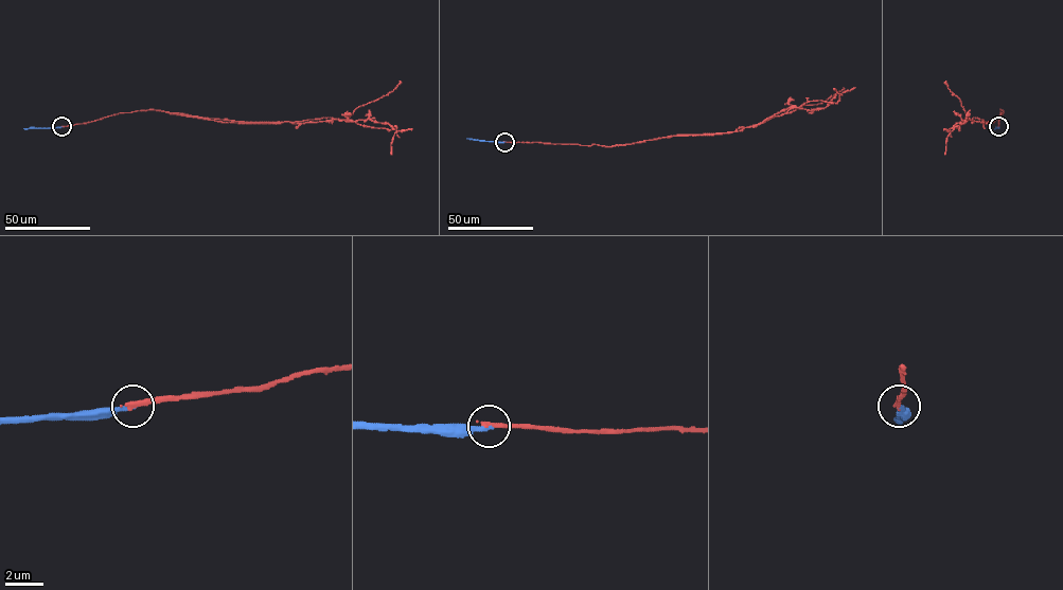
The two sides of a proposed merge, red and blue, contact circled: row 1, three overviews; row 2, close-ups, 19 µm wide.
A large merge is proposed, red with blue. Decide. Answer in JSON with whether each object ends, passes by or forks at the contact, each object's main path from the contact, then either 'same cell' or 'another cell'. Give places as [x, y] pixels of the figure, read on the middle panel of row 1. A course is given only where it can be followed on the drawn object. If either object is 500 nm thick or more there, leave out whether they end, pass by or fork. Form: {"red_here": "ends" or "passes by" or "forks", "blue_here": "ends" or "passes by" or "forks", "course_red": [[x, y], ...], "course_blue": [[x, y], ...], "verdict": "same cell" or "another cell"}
{"red_here": "ends", "blue_here": "ends", "course_red": [[505, 142], [609, 146], [677, 135], [728, 133], [764, 122], [811, 101], [836, 103], [839, 94], [833, 88]], "course_blue": [[505, 142], [466, 139]], "verdict": "another cell"}

